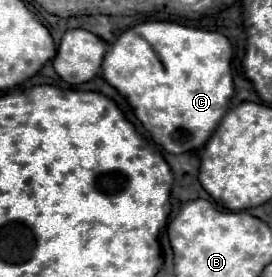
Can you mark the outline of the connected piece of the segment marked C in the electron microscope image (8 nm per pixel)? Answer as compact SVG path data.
M143 22L125 30L109 48L103 76L127 98L155 144L171 154L183 154L203 148L229 108L235 90L231 56L231 42L219 32L173 22Z

